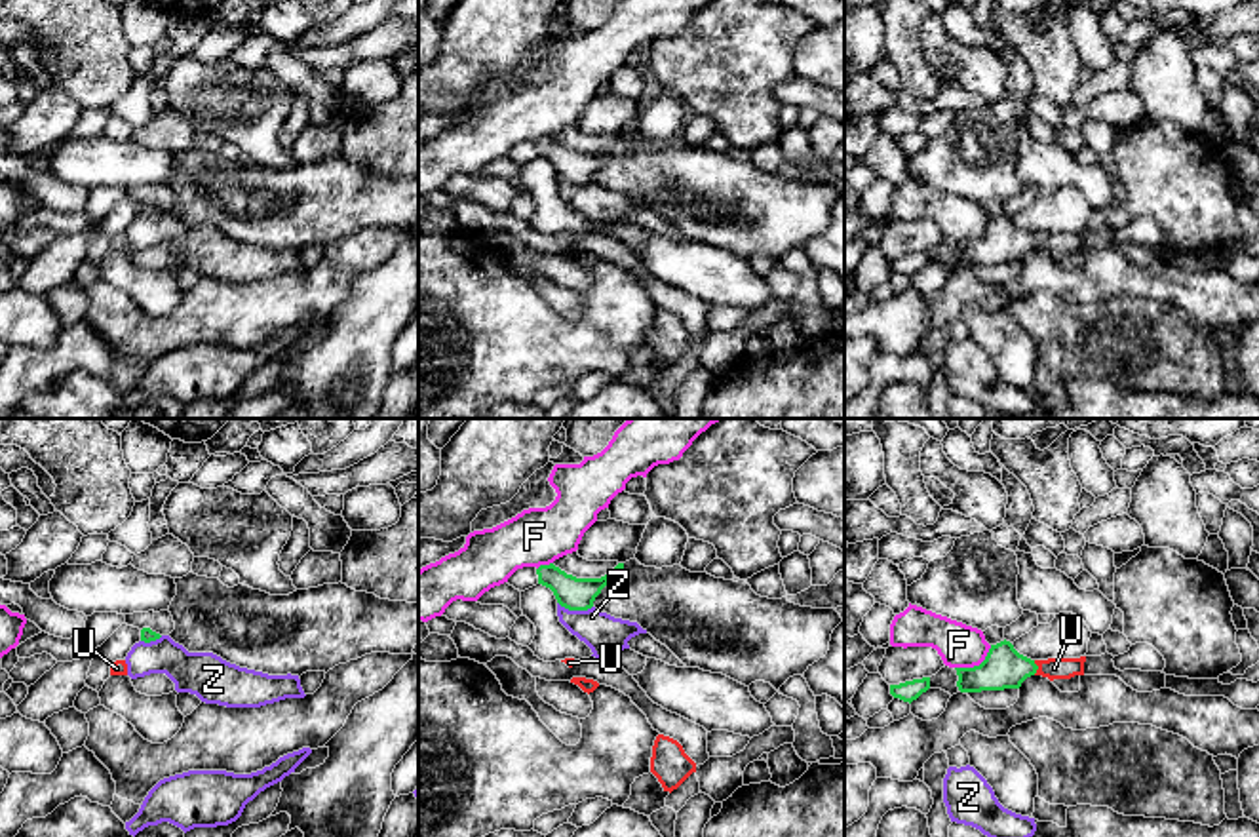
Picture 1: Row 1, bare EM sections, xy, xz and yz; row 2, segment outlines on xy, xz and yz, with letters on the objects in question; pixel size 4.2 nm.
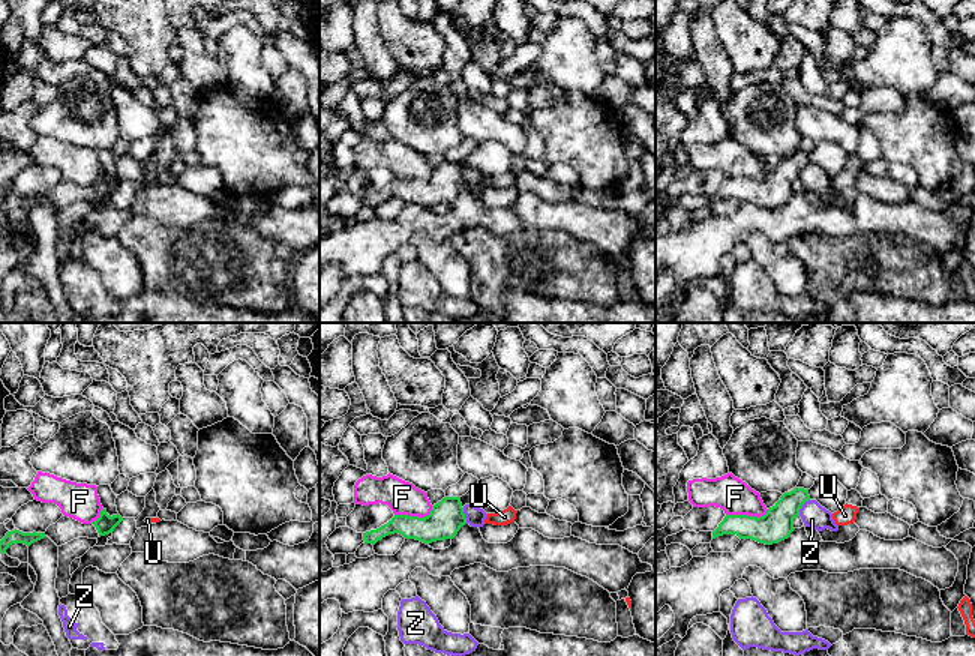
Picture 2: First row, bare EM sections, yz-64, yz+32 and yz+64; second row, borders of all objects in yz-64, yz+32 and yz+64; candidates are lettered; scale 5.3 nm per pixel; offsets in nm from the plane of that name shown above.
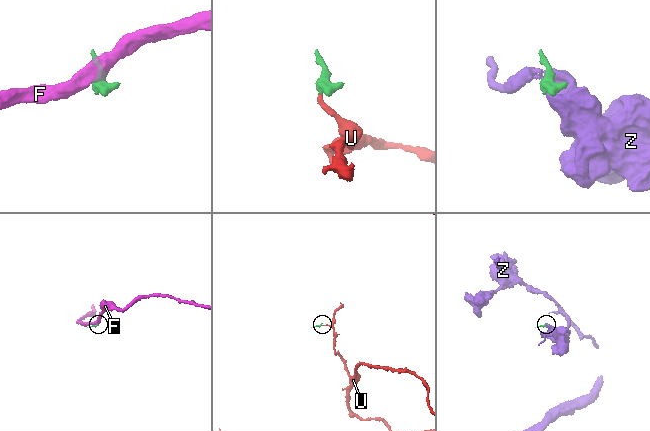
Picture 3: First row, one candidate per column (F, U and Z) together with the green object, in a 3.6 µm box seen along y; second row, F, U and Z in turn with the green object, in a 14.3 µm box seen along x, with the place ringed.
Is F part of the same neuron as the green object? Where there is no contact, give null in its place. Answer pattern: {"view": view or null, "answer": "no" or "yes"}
{"view": "yz", "answer": "no"}

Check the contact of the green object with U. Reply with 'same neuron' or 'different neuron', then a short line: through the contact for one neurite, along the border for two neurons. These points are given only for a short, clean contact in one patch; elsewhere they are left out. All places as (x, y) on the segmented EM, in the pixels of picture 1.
same neuron | yz (1003, 668), (1037, 668), (1054, 668)

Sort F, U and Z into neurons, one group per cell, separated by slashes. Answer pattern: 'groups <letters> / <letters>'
groups F / U / Z

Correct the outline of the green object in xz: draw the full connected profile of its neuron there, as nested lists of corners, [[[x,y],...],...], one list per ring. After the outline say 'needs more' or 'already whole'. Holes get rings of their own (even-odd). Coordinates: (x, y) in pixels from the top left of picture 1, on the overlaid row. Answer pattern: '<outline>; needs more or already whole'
[[[553,563],[536,569],[538,584],[550,588],[557,603],[569,611],[588,611],[593,607],[601,590],[624,576],[624,563],[618,563],[609,574],[601,578],[576,578],[567,574]]]; already whole

